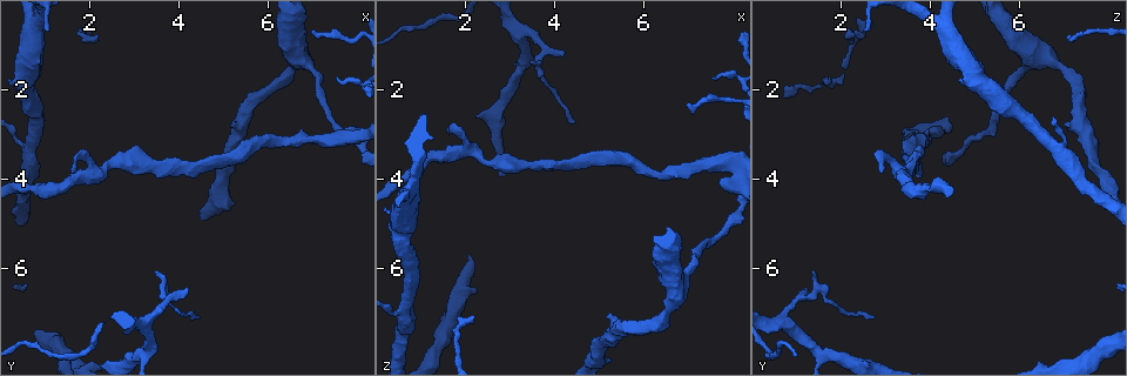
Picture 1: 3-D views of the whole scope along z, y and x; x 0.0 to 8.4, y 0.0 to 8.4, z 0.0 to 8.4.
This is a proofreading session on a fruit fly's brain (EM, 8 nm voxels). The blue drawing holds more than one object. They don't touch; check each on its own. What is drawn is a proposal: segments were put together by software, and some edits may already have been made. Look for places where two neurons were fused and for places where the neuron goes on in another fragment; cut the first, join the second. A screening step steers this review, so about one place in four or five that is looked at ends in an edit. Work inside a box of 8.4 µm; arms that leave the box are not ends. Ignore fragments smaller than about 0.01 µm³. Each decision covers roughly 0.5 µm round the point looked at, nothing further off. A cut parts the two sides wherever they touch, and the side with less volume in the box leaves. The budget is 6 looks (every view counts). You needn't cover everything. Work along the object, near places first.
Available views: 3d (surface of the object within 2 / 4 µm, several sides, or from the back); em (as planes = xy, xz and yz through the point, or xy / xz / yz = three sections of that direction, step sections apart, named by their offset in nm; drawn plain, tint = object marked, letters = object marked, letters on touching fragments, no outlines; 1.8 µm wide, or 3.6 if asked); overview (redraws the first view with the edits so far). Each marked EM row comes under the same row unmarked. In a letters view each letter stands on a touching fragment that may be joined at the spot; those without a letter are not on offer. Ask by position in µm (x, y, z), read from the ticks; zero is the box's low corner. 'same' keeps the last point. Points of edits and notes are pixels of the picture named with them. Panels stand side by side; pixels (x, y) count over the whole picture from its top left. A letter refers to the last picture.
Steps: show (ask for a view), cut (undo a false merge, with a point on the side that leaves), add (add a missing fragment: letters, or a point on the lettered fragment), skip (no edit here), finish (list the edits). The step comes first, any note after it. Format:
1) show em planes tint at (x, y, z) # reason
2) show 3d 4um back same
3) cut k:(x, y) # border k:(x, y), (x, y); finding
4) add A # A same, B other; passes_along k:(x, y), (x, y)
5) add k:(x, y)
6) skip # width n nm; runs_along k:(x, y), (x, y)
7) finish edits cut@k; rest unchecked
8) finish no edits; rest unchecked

show 3d 4um at (1.05, 0.70, 2.50) # branch stops here

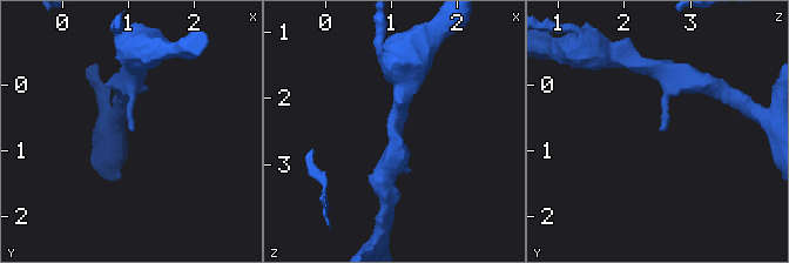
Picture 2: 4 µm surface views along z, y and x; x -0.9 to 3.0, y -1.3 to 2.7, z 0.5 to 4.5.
show em xz step 4 tint at (1.10, 0.70, 2.55) # shape alone is not enough

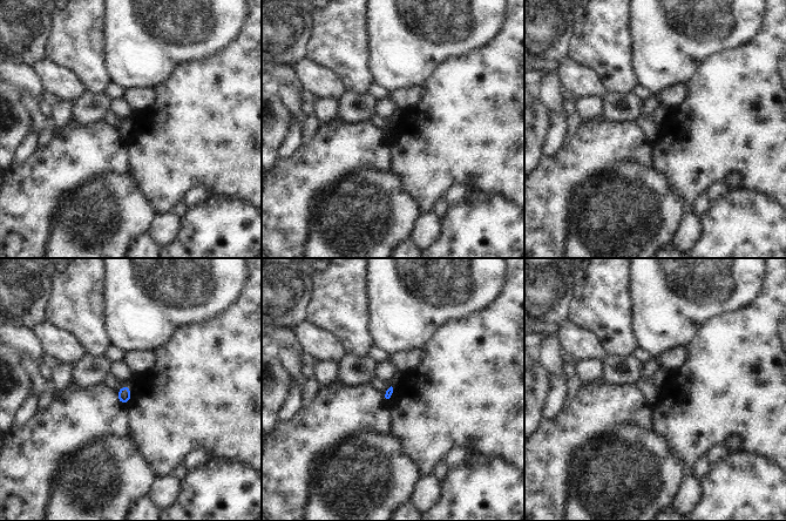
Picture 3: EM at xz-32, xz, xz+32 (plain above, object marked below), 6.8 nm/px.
show em xz step 4 letters same # what lies round it

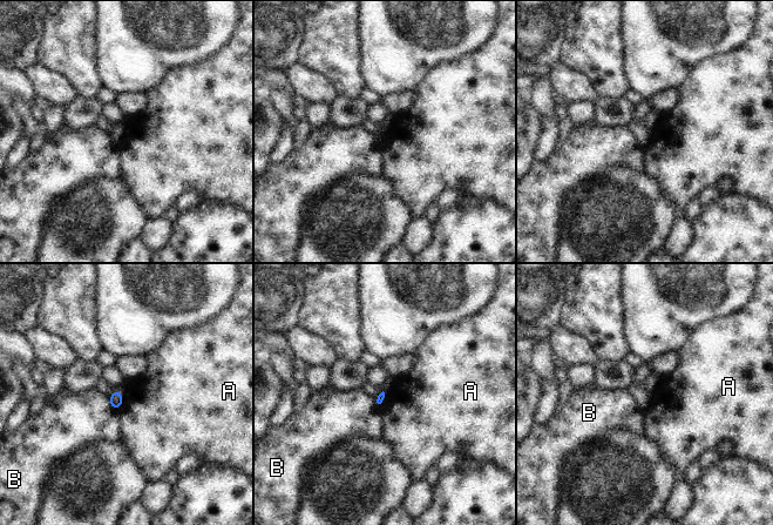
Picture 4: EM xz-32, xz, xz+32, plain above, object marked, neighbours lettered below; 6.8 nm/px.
skip # A other, B other; border 4:(120, 389), (122, 404), (117, 409); none of them fits

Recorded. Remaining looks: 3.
show em planes letters at (3.50, 6.10, 1.40) # tapers out

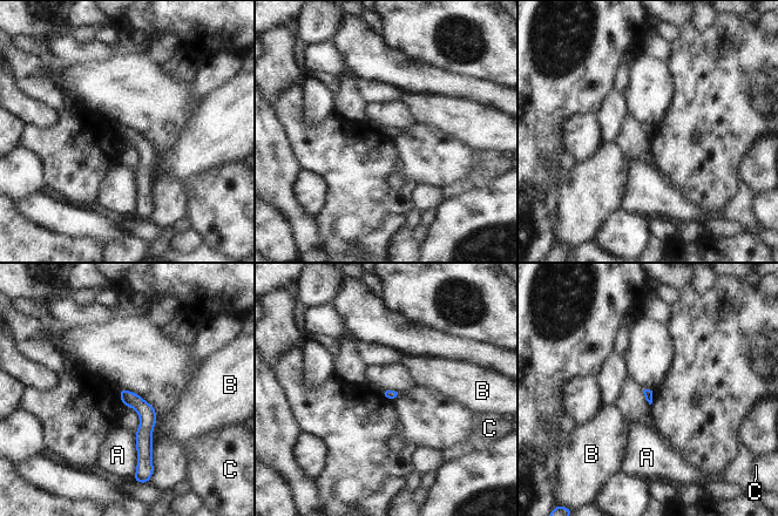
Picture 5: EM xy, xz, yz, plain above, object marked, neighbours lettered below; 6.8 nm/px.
skip # A other, B other, C other; no lettered fragment goes on from it

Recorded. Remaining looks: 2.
finish no edits; rest unchecked

